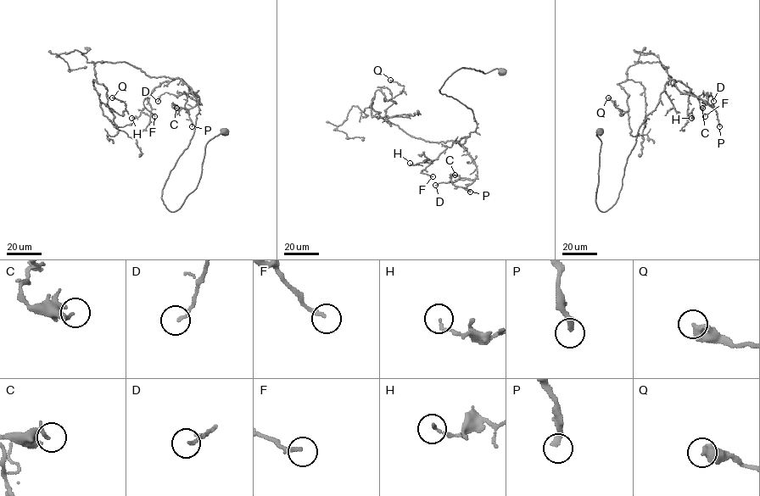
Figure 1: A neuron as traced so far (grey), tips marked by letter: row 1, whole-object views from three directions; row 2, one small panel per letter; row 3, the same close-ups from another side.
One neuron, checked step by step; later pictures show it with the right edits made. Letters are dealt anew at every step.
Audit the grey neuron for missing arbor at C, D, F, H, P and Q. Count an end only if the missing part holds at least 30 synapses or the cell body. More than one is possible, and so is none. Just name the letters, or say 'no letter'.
no letter

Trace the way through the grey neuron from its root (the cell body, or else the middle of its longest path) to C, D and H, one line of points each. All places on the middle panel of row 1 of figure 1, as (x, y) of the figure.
C: (503, 70), (461, 68), (439, 90), (477, 125), (460, 141), (477, 177), (462, 187), (455, 175)
D: (503, 70), (461, 68), (439, 90), (472, 110), (477, 127), (460, 144), (477, 176), (435, 185)
H: (503, 70), (484, 73), (461, 68), (455, 71), (439, 90), (472, 110), (476, 130), (432, 161), (410, 163)

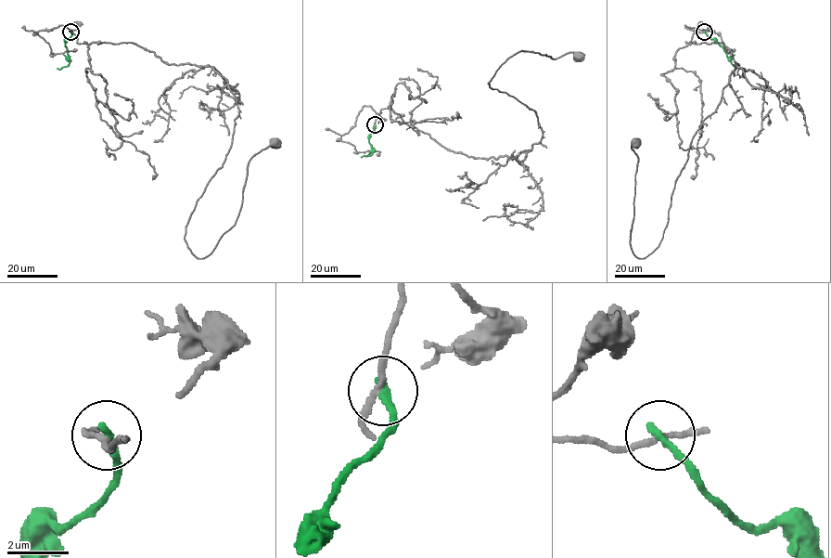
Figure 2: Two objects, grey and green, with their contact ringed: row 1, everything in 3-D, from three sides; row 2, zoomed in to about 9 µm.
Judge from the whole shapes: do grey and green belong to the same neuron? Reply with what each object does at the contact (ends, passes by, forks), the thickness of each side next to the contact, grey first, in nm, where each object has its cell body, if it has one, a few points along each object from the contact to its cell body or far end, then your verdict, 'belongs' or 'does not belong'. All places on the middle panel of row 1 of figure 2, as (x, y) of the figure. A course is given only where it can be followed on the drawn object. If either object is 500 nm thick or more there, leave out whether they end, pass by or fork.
grey passes by; green ends there; 190 nm thick on the grey side, 280 nm on the other; cell body of grey at (579, 57); no cell body on green; grey runs (375, 124), (389, 109), (455, 152), (516, 157), (541, 128), (491, 79), (520, 51), (580, 55); green runs (375, 124), (369, 142), (373, 152), (361, 157); does not belong

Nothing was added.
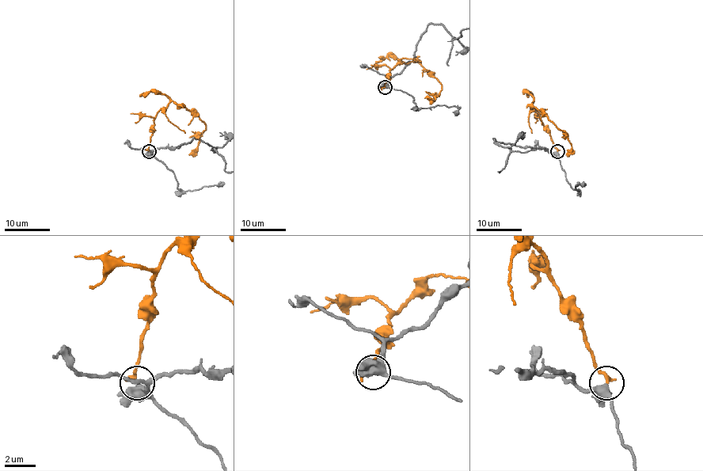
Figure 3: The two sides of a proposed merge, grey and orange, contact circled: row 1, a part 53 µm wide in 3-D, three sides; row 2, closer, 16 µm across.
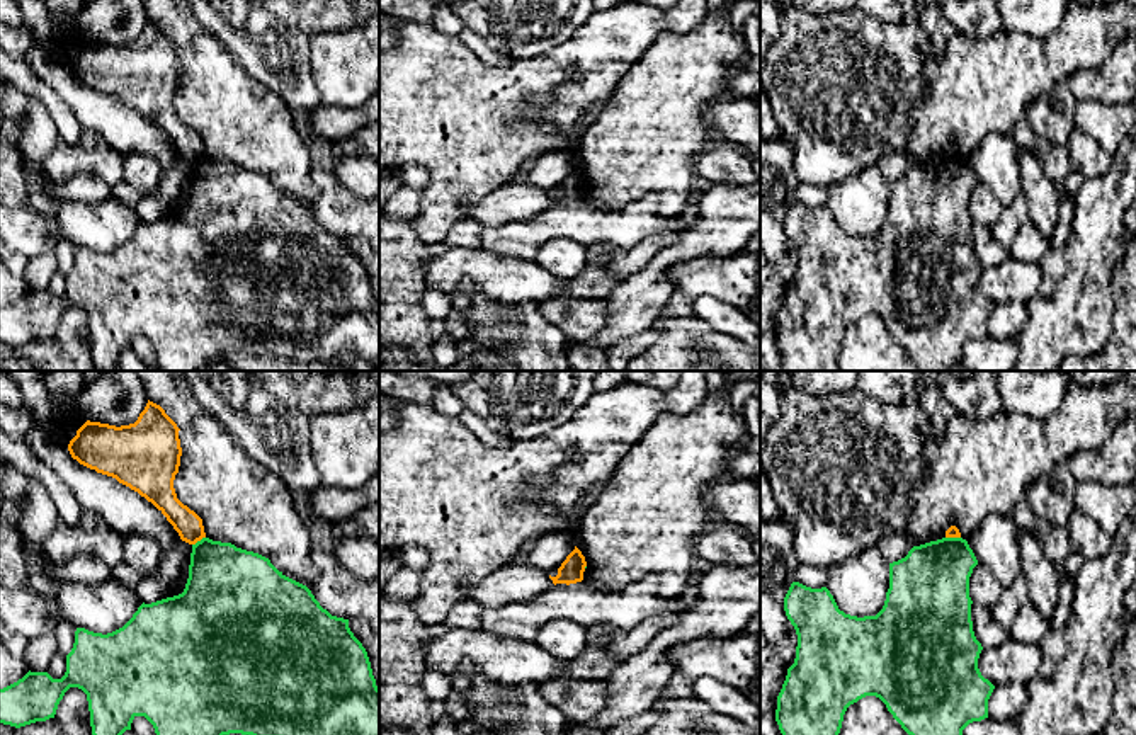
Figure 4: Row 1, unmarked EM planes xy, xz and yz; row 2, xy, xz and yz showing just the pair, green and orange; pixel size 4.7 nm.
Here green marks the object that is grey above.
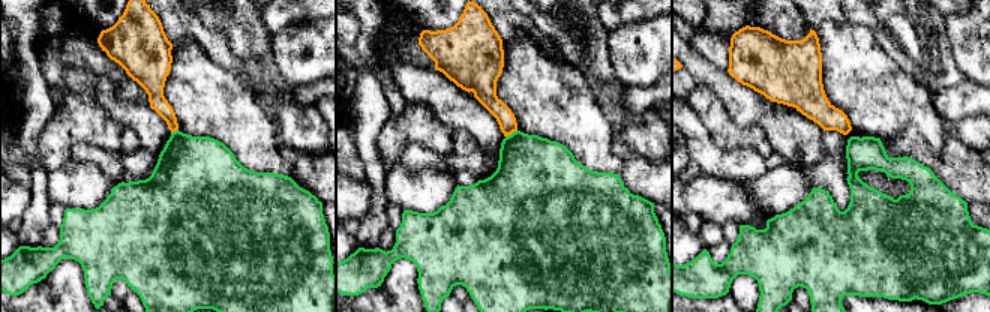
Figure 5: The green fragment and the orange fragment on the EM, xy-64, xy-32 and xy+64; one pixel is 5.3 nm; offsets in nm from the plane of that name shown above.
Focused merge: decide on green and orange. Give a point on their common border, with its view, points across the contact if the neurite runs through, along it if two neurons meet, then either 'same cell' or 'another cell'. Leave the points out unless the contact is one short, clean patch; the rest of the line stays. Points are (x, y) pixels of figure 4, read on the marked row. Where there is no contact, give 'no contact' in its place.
contact xy (198, 541); border xy (204, 536), (193, 545); another cell

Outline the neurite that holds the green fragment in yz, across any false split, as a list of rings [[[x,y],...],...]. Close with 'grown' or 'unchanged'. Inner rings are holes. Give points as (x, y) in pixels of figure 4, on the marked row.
[[[942,538],[920,546],[913,546],[908,555],[898,561],[889,563],[889,589],[883,609],[876,616],[850,616],[838,609],[833,595],[826,587],[811,589],[799,582],[792,582],[786,597],[784,611],[787,619],[796,630],[798,647],[794,664],[787,669],[786,681],[777,696],[775,721],[782,735],[838,735],[847,708],[866,696],[879,698],[893,718],[901,725],[908,735],[963,735],[963,730],[973,723],[988,718],[988,699],[995,686],[985,679],[978,669],[978,658],[983,650],[976,640],[971,621],[971,597],[969,597],[969,577],[978,560],[963,538]]] | unchanged

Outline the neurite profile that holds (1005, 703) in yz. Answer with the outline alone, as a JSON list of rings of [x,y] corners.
[[[1005,684],[993,689],[988,716],[998,721],[1015,720],[1029,701],[1027,684]]]

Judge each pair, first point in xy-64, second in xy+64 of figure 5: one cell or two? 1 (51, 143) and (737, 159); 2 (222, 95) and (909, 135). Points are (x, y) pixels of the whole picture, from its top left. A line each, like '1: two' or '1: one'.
1: two
2: two

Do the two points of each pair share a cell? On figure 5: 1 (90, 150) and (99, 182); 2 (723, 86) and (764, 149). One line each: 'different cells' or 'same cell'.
1: different cells
2: different cells

